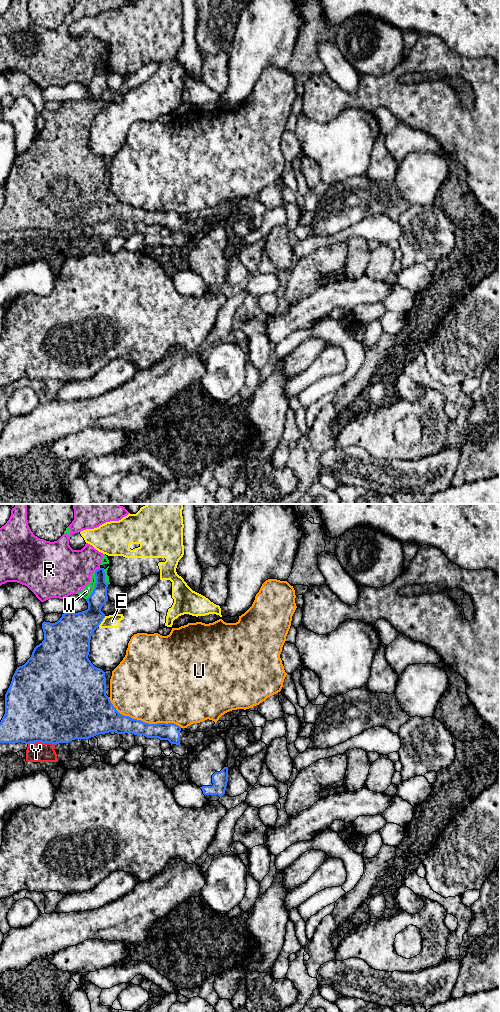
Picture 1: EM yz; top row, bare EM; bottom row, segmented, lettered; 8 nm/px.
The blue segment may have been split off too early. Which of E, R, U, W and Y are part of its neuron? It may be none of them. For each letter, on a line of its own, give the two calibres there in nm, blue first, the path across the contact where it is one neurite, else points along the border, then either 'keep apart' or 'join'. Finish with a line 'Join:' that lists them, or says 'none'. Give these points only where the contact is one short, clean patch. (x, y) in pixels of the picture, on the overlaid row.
E: calibres 300 and 110 nm; keep apart
R: calibres 140 and 360 nm; keep apart
U: calibres 180 and 500 nm; keep apart
W: calibres 160 and 80 nm; keep apart
Y: calibres 500 and 160 nm; keep apart
Join: none

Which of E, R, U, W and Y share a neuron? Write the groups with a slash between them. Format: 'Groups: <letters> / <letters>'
Groups: E / R W / U / Y

